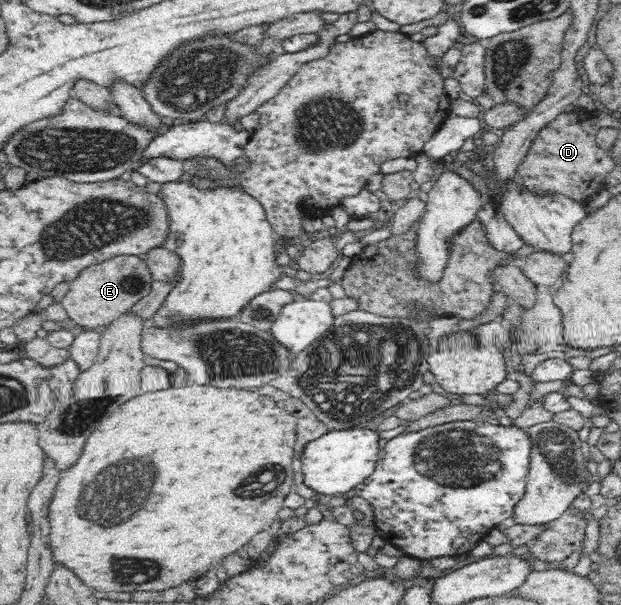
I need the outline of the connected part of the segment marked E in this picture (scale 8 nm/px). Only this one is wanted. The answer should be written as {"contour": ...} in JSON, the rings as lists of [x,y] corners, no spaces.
{"contour":[[[133,255],[113,256],[100,264],[84,268],[68,284],[69,291],[60,301],[68,317],[79,327],[106,327],[116,316],[131,310],[152,288],[152,276],[144,257]]]}

